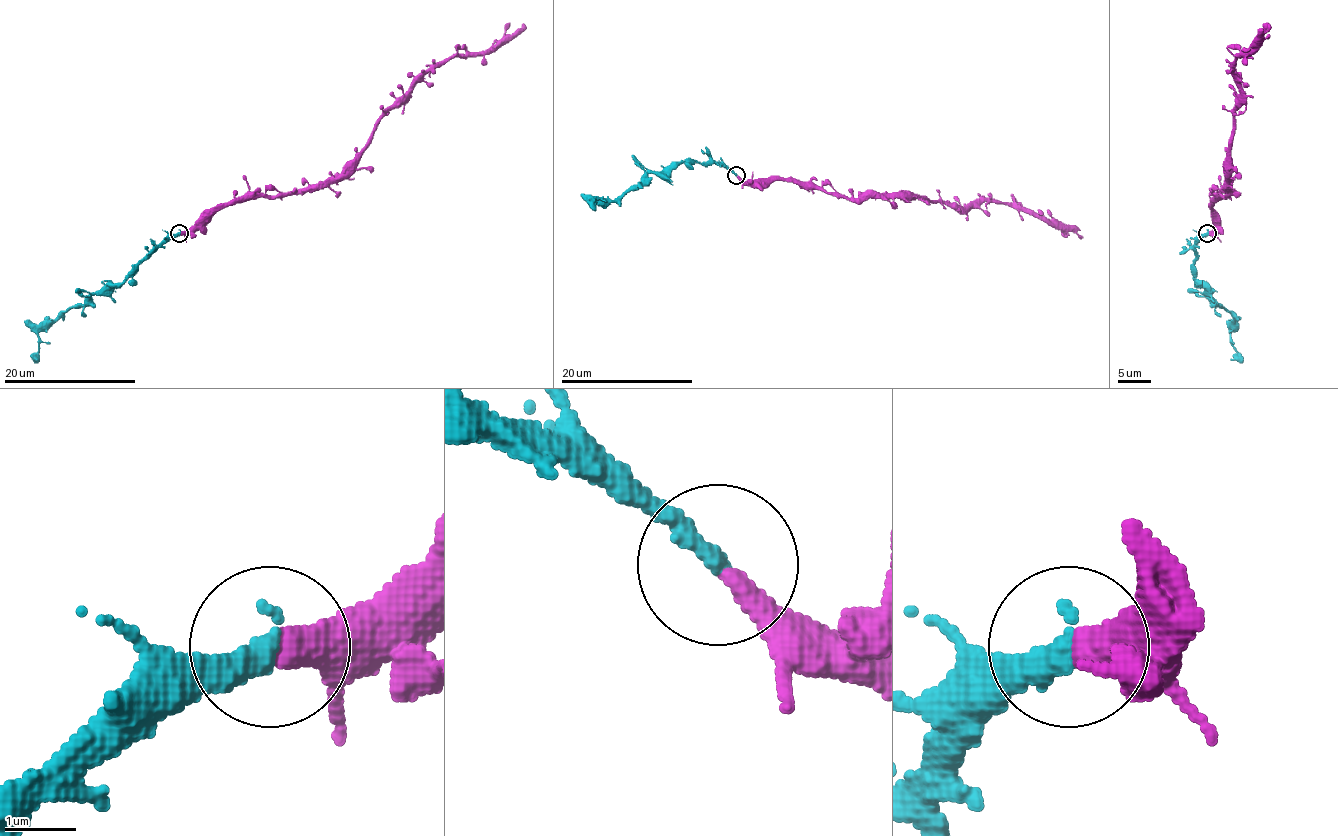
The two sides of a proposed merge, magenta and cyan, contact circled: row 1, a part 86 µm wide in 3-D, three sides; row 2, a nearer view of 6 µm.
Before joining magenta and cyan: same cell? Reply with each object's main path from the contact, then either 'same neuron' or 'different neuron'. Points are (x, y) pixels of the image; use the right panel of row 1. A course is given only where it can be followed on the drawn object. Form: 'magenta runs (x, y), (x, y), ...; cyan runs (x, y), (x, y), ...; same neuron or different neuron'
magenta runs (1208, 233), (1214, 228), (1213, 204), (1231, 191), (1227, 143), (1239, 94), (1234, 63), (1269, 23); cyan runs (1208, 233), (1194, 247), (1194, 280), (1216, 305), (1232, 317), (1231, 345), (1241, 363); same neuron

